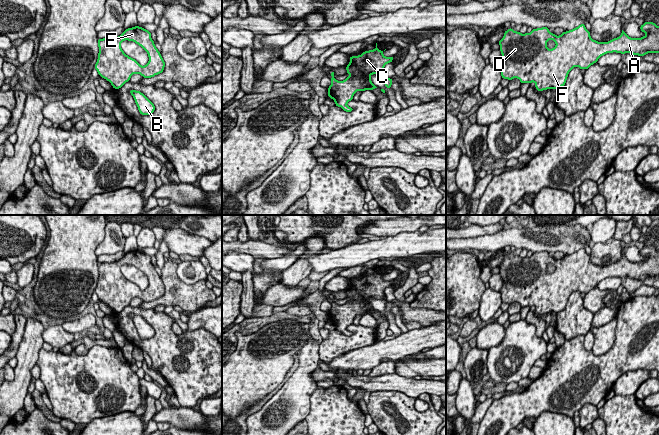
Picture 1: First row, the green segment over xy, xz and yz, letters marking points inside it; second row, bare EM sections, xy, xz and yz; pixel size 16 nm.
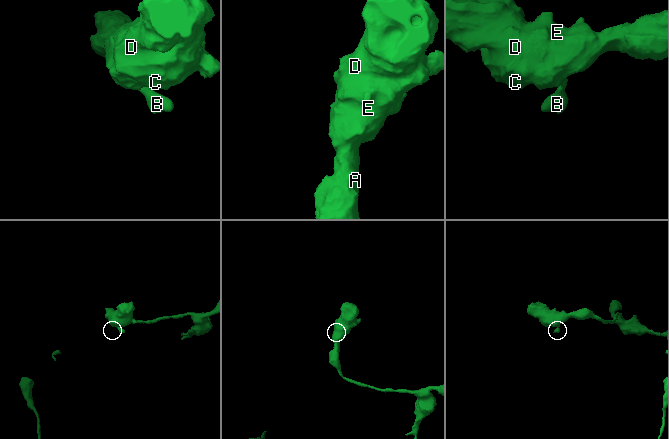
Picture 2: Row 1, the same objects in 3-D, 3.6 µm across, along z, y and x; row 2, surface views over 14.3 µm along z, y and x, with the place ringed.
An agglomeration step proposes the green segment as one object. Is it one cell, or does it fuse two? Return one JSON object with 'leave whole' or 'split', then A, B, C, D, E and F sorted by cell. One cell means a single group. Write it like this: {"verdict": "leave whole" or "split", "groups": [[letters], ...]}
{"verdict": "leave whole", "groups": [["A", "B", "C", "D", "E", "F"]]}

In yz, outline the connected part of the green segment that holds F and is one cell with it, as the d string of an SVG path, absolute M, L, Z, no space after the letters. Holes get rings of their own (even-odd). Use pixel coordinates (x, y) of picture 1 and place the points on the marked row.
M644 22L640 26L646 34L644 37L630 38L622 30L619 37L604 43L593 40L585 24L559 36L549 30L542 27L521 34L509 28L504 32L498 42L503 57L500 66L503 79L518 78L522 84L534 82L541 92L563 87L574 67L587 70L607 53L638 56L659 53L659 27L654 22ZM550 39L556 43L553 49L547 48Z

